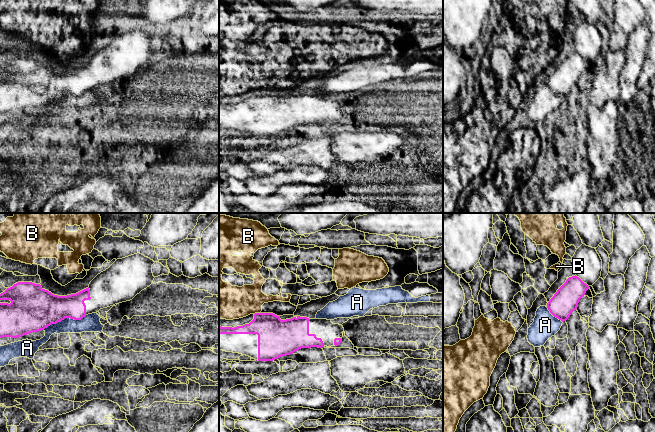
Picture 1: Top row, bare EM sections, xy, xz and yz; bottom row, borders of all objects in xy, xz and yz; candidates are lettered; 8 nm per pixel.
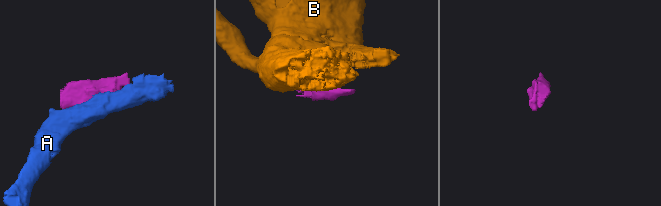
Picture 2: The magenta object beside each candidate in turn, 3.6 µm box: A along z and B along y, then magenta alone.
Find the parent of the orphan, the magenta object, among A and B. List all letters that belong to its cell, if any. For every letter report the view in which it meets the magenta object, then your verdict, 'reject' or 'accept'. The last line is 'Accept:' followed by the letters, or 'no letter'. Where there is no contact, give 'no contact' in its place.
A: meets magenta in xy; reject
B: meets magenta in xz; reject
Accept: no letter

